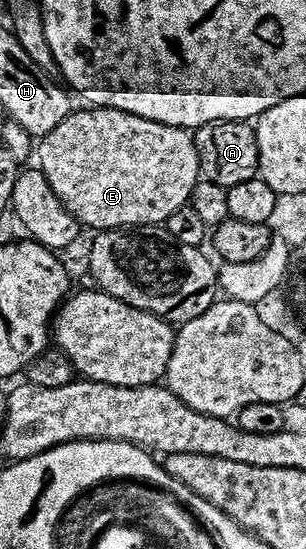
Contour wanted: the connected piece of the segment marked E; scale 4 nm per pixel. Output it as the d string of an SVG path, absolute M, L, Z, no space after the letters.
M109 106L73 109L48 134L39 139L34 154L40 162L38 169L44 173L54 196L62 200L65 208L76 217L81 227L101 230L123 230L130 226L154 226L164 223L170 212L188 205L194 184L200 177L196 139L185 127L167 126L125 110Z

